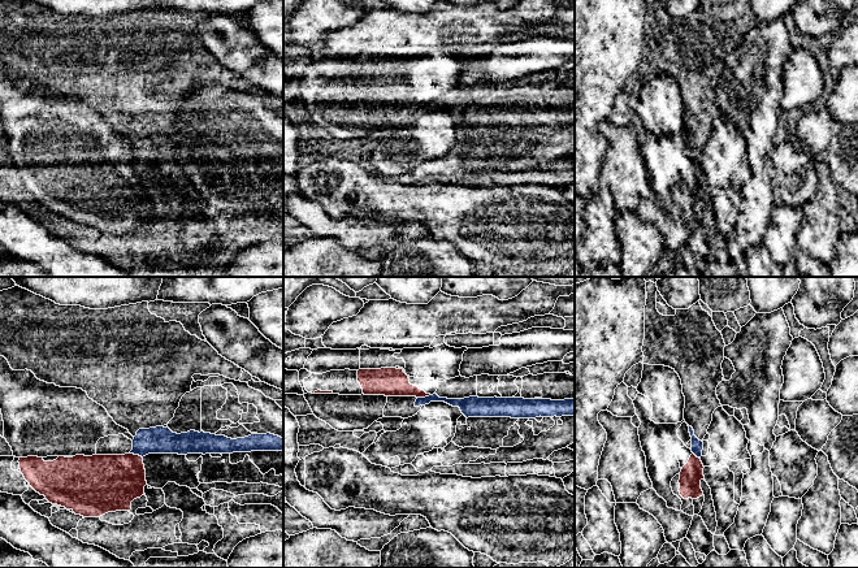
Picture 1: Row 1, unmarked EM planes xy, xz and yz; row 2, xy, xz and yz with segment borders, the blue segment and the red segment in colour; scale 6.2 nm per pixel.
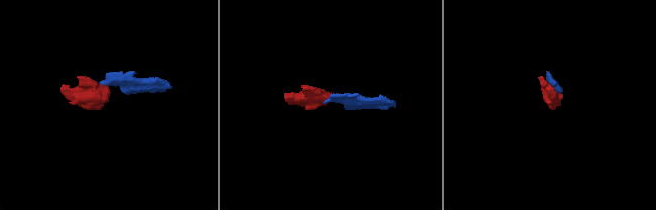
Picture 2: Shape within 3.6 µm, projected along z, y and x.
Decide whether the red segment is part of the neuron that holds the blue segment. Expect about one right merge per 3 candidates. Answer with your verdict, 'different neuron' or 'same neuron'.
different neuron

